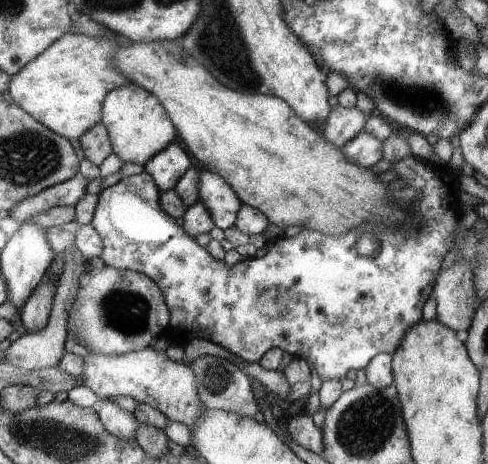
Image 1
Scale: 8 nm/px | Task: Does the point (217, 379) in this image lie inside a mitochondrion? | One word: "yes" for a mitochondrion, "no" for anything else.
yes

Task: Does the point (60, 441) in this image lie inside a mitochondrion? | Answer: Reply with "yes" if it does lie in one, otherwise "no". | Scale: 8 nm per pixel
yes

